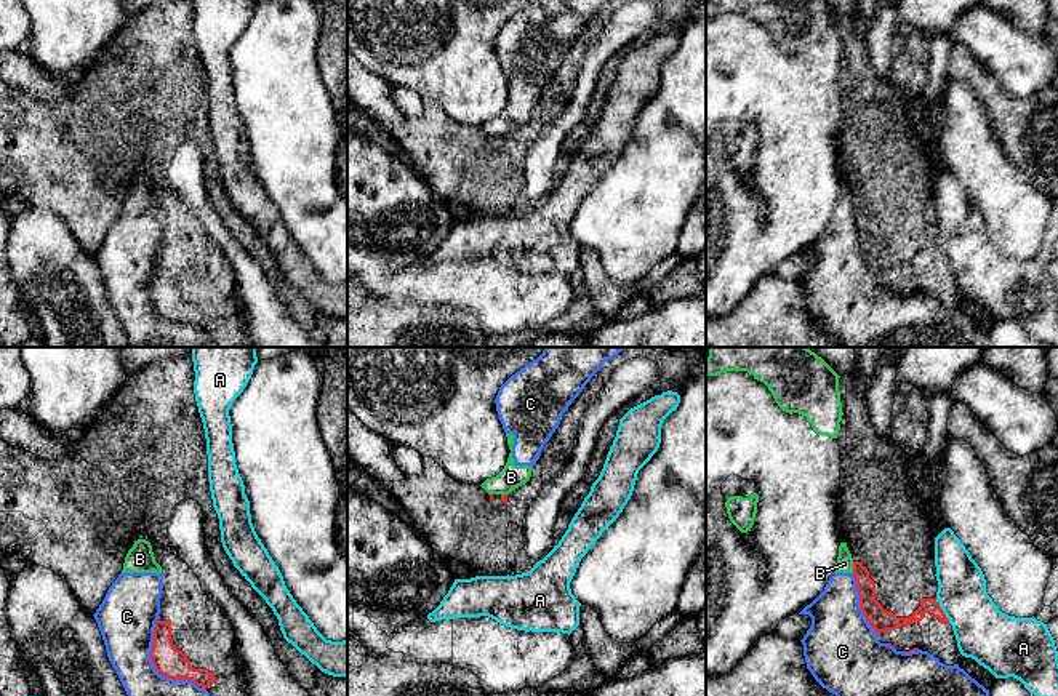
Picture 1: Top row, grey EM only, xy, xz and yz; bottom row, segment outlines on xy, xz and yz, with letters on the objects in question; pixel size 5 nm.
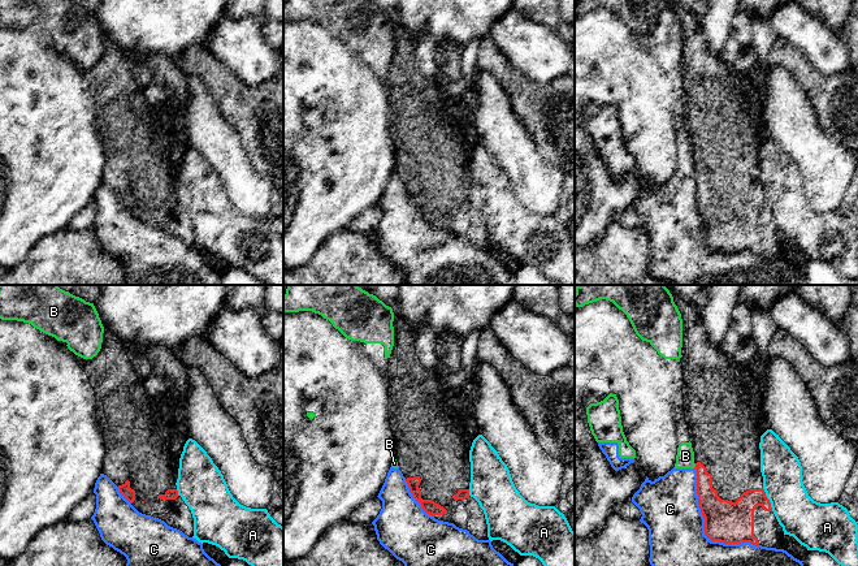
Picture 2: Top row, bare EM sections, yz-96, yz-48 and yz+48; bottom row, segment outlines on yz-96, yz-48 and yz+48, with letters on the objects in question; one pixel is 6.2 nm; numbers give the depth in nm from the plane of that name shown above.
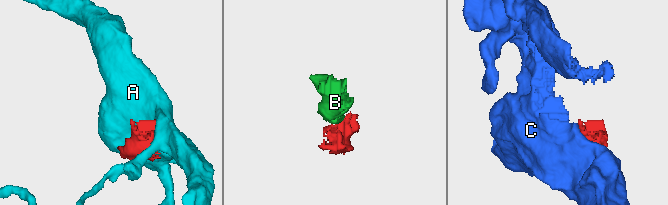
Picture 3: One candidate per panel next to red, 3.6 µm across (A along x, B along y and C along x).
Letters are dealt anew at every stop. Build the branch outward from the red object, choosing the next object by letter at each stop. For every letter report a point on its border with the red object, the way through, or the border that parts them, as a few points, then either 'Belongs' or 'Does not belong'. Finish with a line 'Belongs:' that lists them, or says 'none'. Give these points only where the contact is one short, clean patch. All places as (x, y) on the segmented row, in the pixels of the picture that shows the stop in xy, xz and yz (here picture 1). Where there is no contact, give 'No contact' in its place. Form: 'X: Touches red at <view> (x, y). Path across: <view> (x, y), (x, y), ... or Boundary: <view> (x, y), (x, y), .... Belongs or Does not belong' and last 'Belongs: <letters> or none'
A: Touches red at yz (943, 612). Does not belong
B: Touches red at yz (853, 567). Boundary: yz (852, 562), (853, 572). Does not belong
C: Touches red at xy (154, 666). Does not belong
Belongs: none

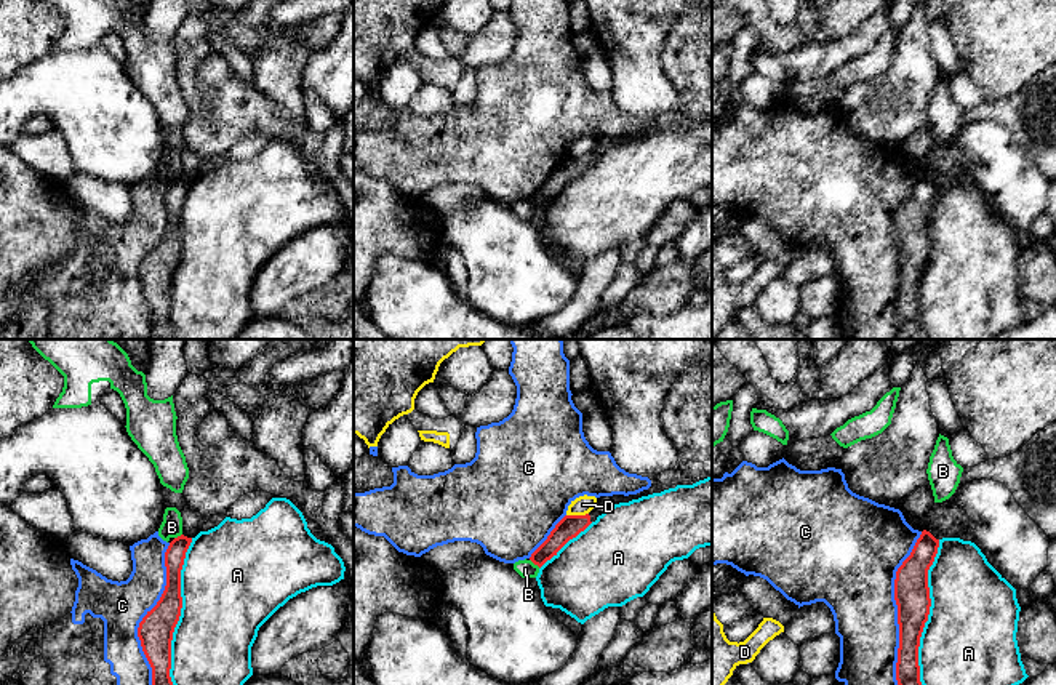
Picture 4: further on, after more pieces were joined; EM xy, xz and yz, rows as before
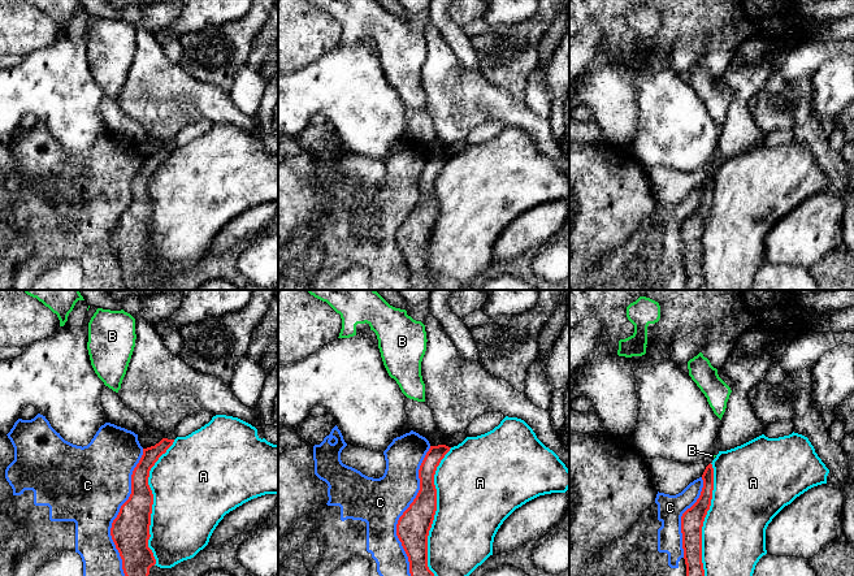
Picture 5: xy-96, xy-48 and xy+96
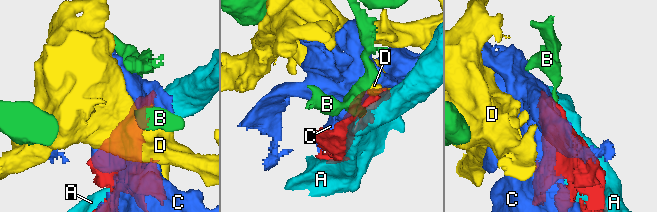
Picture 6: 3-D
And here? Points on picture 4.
A: Touches red at xy (180, 612). Does not belong
B: Touches red at xz (535, 564). Boundary: xz (530, 559), (540, 567). Does not belong
C: Touches red at yz (898, 608). Does not belong
D: Touches red at xz (576, 516). Boundary: xz (588, 512), (567, 516). Does not belong
Belongs: none

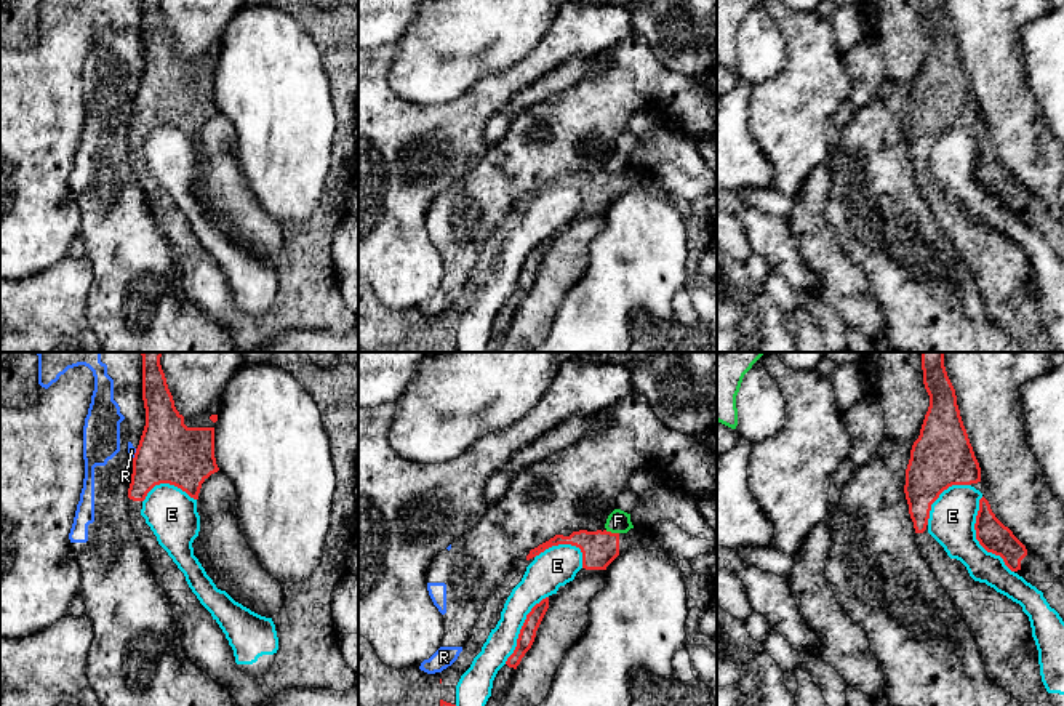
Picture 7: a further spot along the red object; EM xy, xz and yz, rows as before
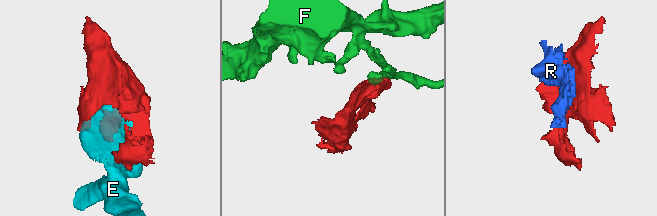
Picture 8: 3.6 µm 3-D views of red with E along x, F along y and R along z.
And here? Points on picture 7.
E: Touches red at yz (976, 538). Does not belong
F: Touches red at xz (610, 532). Boundary: xz (605, 530), (618, 533). Does not belong
R: Touches red at xy (135, 453). Does not belong
Belongs: none

